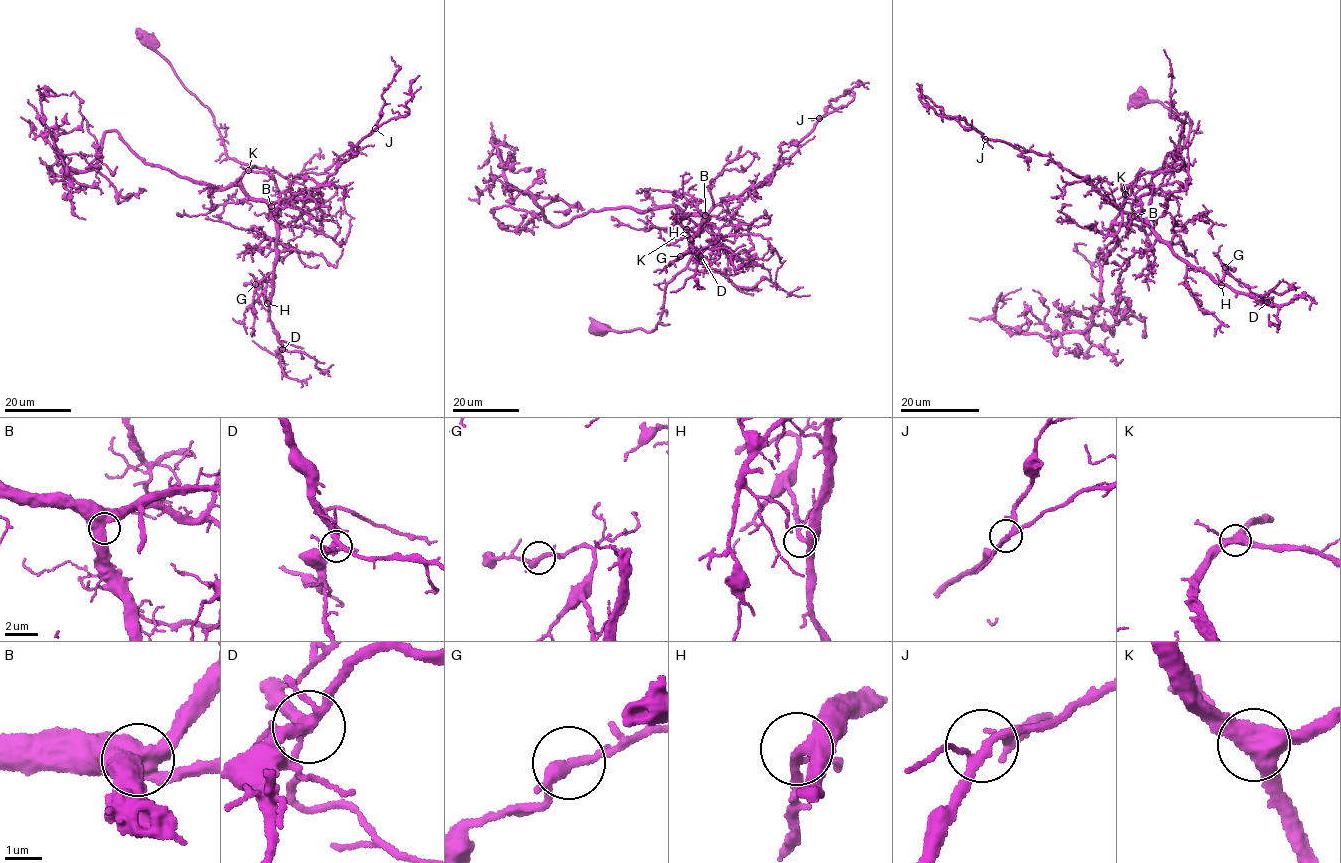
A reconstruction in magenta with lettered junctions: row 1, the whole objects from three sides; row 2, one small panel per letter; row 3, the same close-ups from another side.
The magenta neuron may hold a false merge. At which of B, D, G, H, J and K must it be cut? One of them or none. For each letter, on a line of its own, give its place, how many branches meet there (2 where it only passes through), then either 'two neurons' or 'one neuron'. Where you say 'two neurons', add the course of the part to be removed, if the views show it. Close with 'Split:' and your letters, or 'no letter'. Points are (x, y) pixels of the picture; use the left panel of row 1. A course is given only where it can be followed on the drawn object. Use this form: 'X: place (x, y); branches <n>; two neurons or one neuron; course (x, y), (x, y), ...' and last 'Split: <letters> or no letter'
B: place (271, 206); branches 4; one neuron
D: place (282, 349); branches 5; one neuron
G: place (255, 284); branches 4; one neuron
H: place (267, 303); branches 4; one neuron
J: place (375, 128); branches 4; one neuron
K: place (248, 170); branches 4; one neuron
Split: no letter

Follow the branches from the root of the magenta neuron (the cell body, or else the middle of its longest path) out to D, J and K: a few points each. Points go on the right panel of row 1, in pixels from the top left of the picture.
D: (1139, 100), (1185, 113), (1190, 131), (1173, 165), (1133, 181), (1115, 222), (1138, 218), (1217, 282), (1267, 302)
J: (1139, 100), (1185, 113), (1190, 131), (1173, 165), (1130, 186), (1115, 219), (1128, 223), (1087, 178), (985, 139)
K: (1139, 100), (1161, 103), (1173, 112), (1185, 113), (1190, 131), (1173, 165), (1140, 175), (1125, 194)

